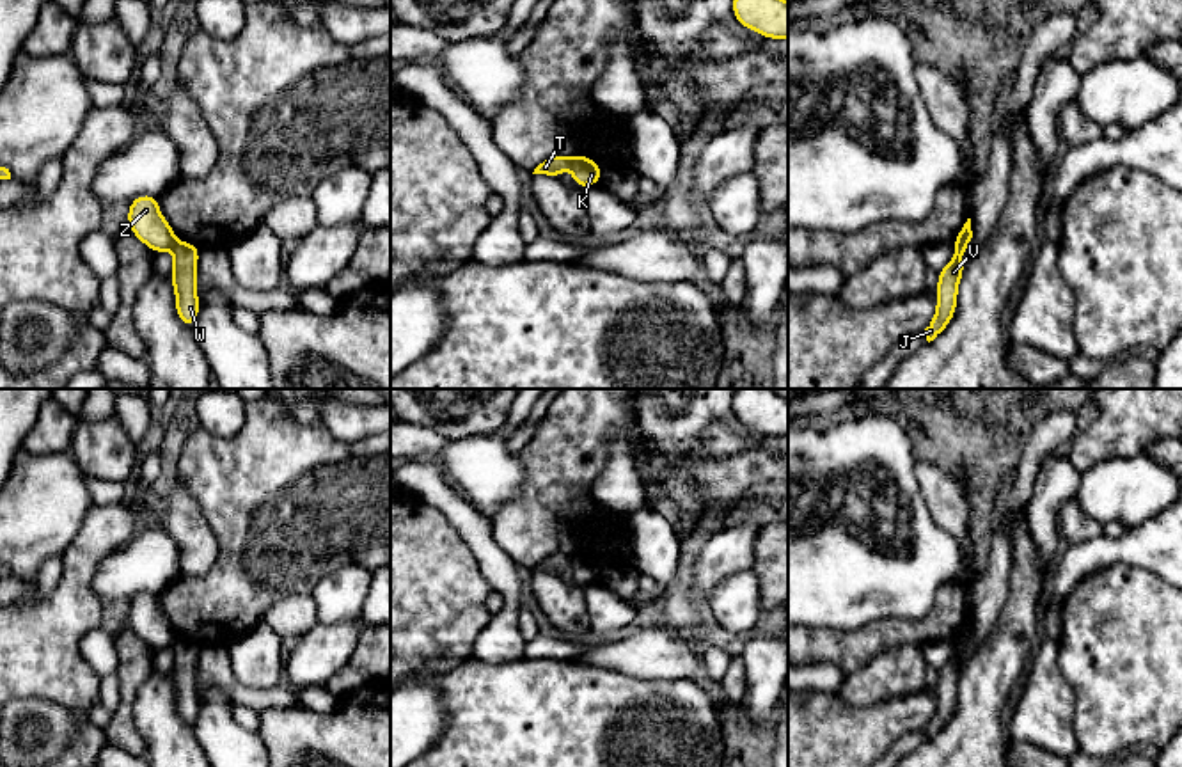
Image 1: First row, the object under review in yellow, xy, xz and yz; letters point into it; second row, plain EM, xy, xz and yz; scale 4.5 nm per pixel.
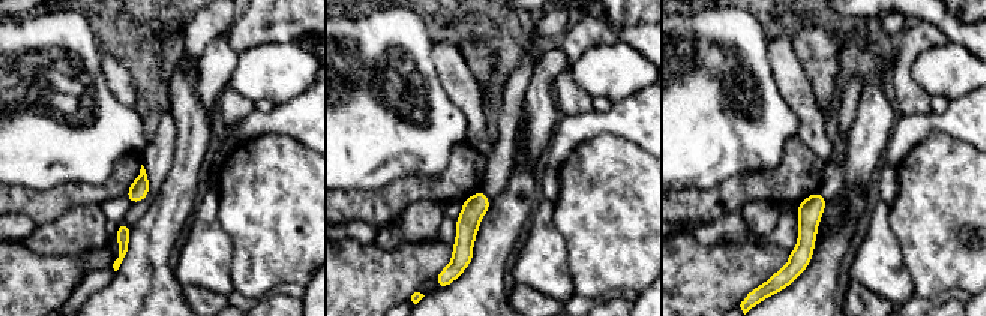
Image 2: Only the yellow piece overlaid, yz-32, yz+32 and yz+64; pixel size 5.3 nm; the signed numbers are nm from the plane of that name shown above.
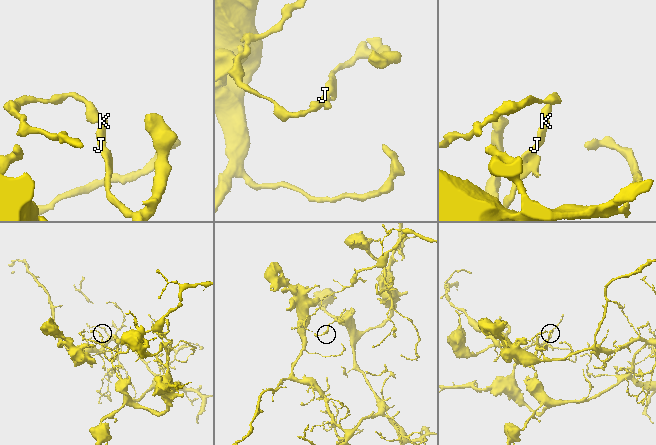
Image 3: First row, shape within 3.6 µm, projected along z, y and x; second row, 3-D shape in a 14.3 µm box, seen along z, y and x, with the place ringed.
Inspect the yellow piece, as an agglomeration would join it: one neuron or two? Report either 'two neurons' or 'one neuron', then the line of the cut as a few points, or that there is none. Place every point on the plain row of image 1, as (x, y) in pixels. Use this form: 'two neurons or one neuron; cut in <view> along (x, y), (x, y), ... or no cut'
two neurons; cut in yz along (969, 636), (955, 641)

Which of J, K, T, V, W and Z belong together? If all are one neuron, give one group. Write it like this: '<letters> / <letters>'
J K V W / T Z

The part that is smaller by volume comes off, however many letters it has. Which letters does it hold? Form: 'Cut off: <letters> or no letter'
Cut off: T, Z

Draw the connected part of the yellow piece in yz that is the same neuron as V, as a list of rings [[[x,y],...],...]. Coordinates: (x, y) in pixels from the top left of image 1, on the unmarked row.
[[[971,637],[965,641],[955,641],[955,652],[951,659],[939,669],[939,682],[937,682],[937,710],[930,723],[925,726],[926,739],[934,739],[950,721],[957,708],[957,691],[958,680],[965,668],[965,662],[960,660],[960,655],[965,652]]]

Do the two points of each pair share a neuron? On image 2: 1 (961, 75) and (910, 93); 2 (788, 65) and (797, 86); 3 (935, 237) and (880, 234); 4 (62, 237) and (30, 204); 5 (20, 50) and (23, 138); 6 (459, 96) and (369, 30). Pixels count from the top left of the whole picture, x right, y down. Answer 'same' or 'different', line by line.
1: different
2: same
3: different
4: different
5: same
6: different

